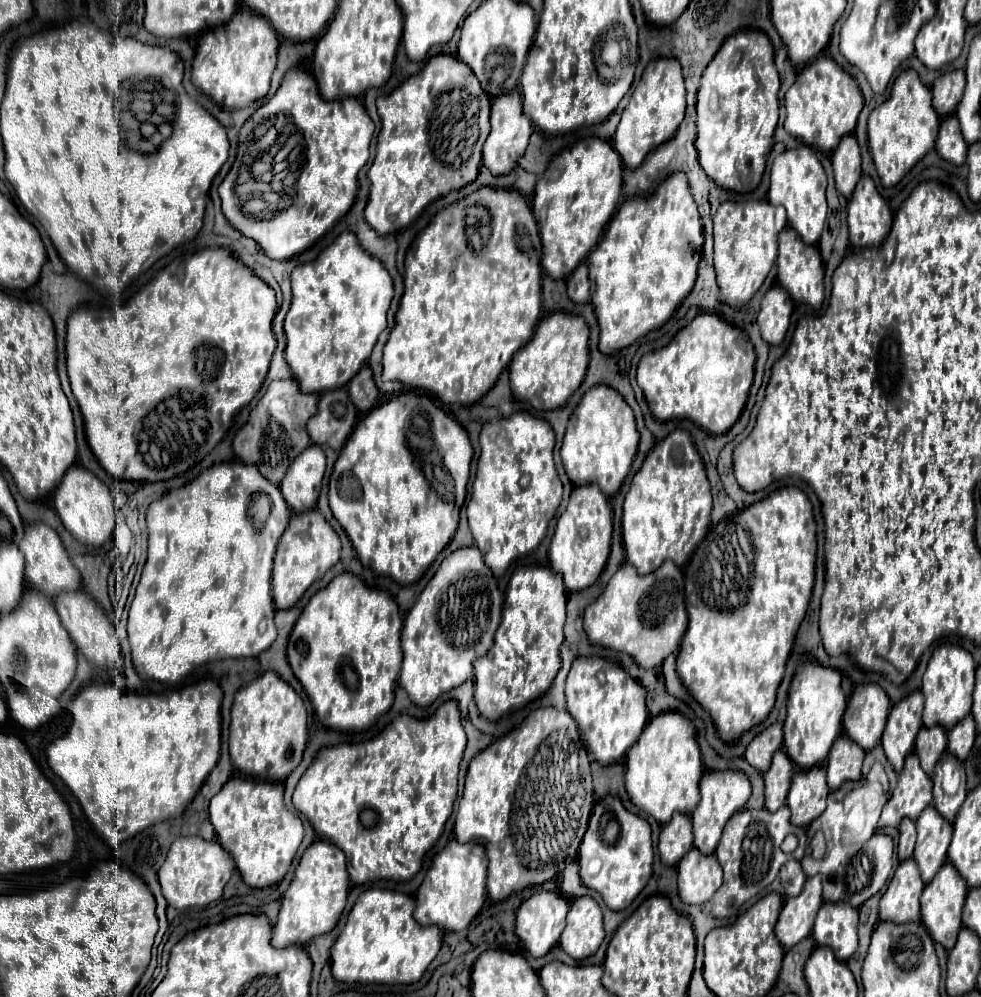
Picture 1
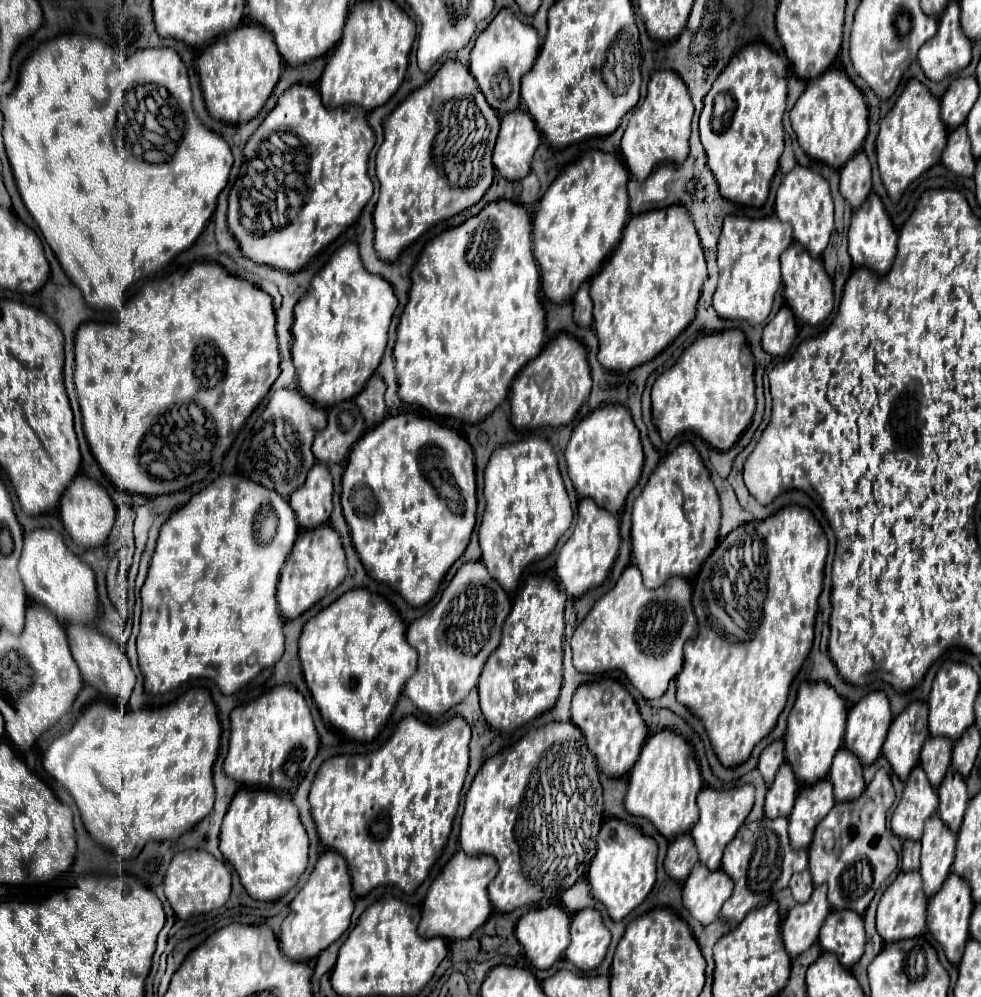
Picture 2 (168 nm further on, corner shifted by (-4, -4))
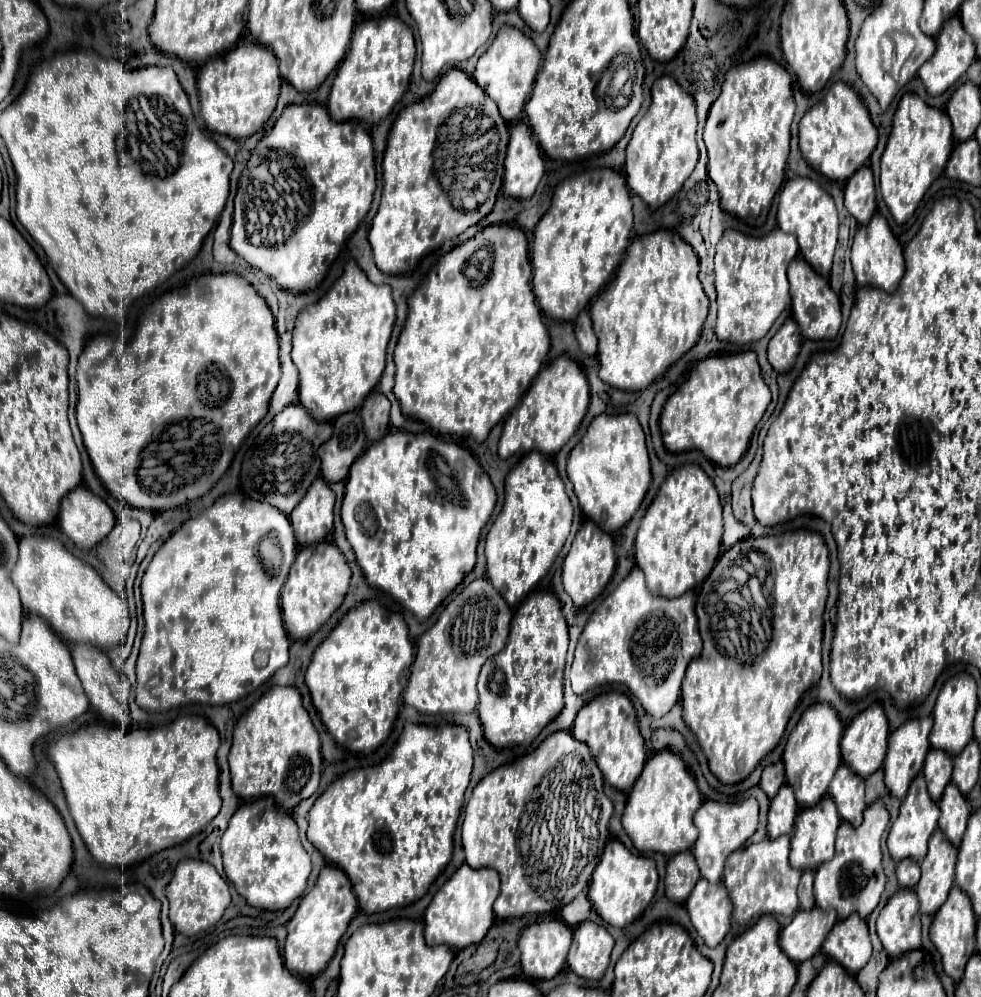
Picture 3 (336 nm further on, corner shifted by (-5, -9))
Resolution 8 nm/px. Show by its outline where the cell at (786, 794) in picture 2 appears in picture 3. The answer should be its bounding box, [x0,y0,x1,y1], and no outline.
[768,784,798,838]

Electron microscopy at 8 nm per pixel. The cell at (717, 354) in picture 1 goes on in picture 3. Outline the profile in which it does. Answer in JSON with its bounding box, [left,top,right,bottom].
[660,350,770,466]

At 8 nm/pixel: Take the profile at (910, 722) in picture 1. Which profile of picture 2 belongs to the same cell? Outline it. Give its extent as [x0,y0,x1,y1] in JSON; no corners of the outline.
[883,703,929,781]

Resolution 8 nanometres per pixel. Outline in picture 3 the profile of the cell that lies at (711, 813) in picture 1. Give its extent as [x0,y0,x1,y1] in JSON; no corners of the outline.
[692,798,758,882]

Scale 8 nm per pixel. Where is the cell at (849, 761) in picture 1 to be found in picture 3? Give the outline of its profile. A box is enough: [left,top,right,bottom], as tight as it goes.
[828,764,866,826]

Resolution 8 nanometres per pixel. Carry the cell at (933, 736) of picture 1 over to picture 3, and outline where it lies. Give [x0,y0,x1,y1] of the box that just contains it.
[924,748,952,802]

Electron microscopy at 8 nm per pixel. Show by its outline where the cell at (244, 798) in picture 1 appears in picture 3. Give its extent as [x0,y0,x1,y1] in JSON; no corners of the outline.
[220,798,312,910]

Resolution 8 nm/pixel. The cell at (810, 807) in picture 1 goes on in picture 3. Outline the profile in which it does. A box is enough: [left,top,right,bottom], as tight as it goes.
[790,796,840,870]

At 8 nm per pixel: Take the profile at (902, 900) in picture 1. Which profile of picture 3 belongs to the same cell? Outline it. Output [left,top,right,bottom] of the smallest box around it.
[876,888,922,958]

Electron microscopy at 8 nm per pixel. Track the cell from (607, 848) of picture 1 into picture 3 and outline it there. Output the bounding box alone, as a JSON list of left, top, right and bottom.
[588,840,658,928]

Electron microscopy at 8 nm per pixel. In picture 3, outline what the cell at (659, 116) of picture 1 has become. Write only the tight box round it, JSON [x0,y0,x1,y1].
[626,76,698,208]

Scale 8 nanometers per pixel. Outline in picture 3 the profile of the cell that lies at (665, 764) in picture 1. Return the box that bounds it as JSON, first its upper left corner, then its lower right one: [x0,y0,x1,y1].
[622,750,702,856]

